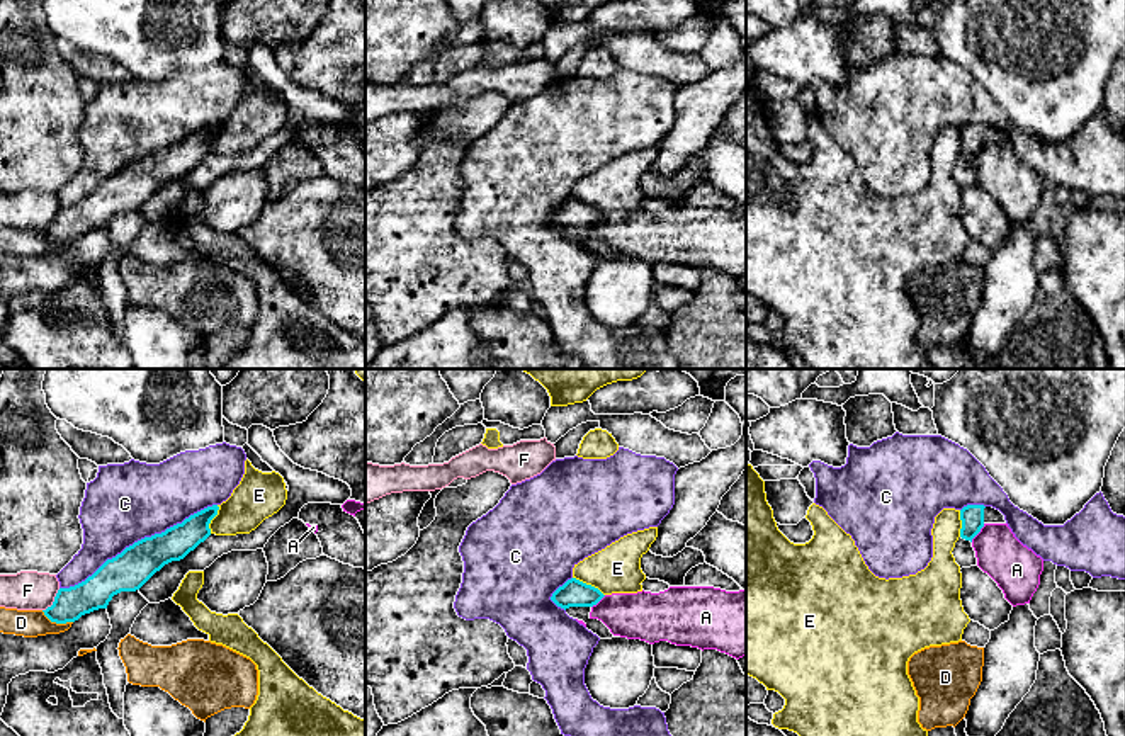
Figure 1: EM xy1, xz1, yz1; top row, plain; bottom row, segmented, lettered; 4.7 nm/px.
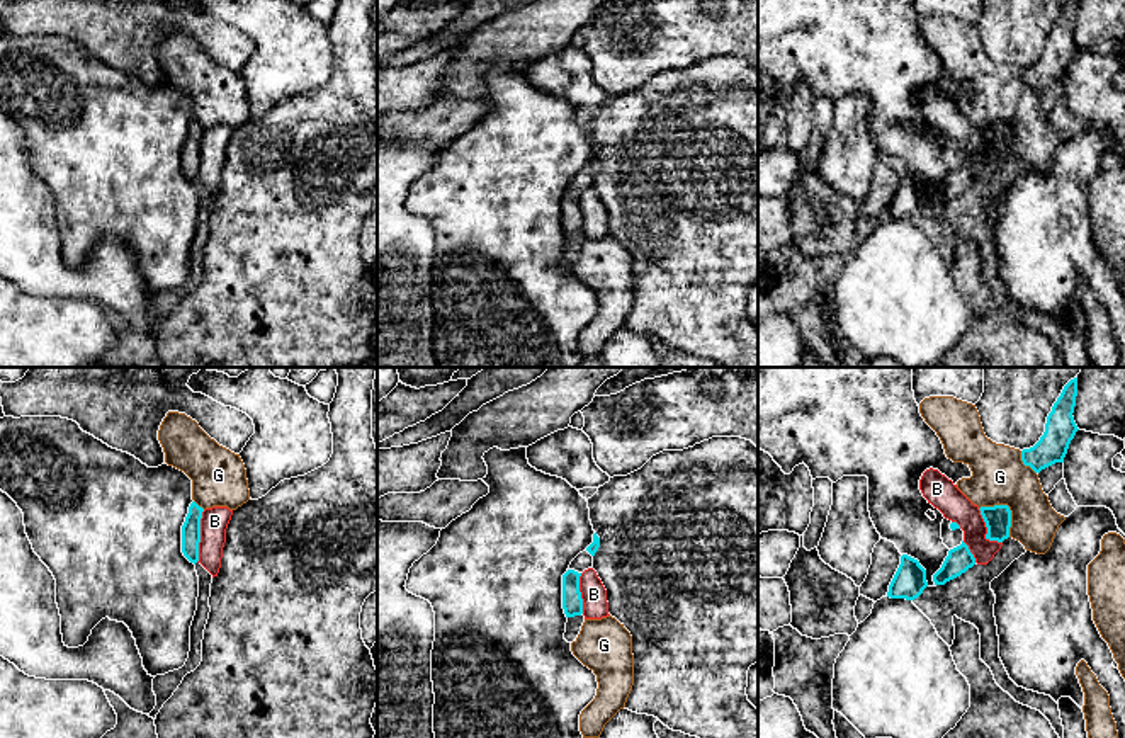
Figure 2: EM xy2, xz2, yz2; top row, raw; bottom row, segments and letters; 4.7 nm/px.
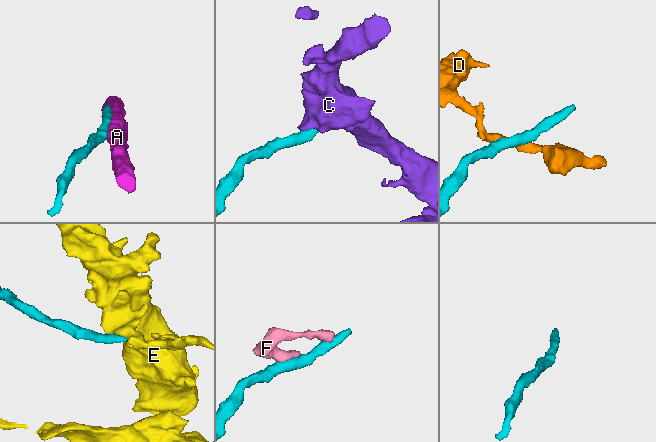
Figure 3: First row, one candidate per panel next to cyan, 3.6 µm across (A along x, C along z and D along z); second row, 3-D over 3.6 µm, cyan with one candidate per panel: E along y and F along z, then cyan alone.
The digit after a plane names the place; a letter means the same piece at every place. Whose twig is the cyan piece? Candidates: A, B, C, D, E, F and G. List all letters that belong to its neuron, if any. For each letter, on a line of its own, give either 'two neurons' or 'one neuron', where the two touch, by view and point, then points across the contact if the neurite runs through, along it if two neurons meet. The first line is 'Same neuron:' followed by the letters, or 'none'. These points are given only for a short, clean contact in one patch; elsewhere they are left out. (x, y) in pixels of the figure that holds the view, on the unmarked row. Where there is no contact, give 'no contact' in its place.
Same neuron: none
A: two neurons; contact yz1 (979, 150)
B: two neurons; contact xy2 (199, 155); border xy2 (204, 130), (199, 177), (196, 181)
C: two neurons; contact xy1 (138, 160)
D: two neurons; contact xy1 (56, 242)
E: two neurons; contact xz1 (588, 204); border xz1 (573, 196), (593, 204), (604, 215)
F: two neurons; contact xy1 (55, 220); border xy1 (60, 208), (55, 220), (43, 230)
G: two neurons; contact yz2 (1008, 128); border yz2 (981, 124), (1008, 126), (1010, 155)

